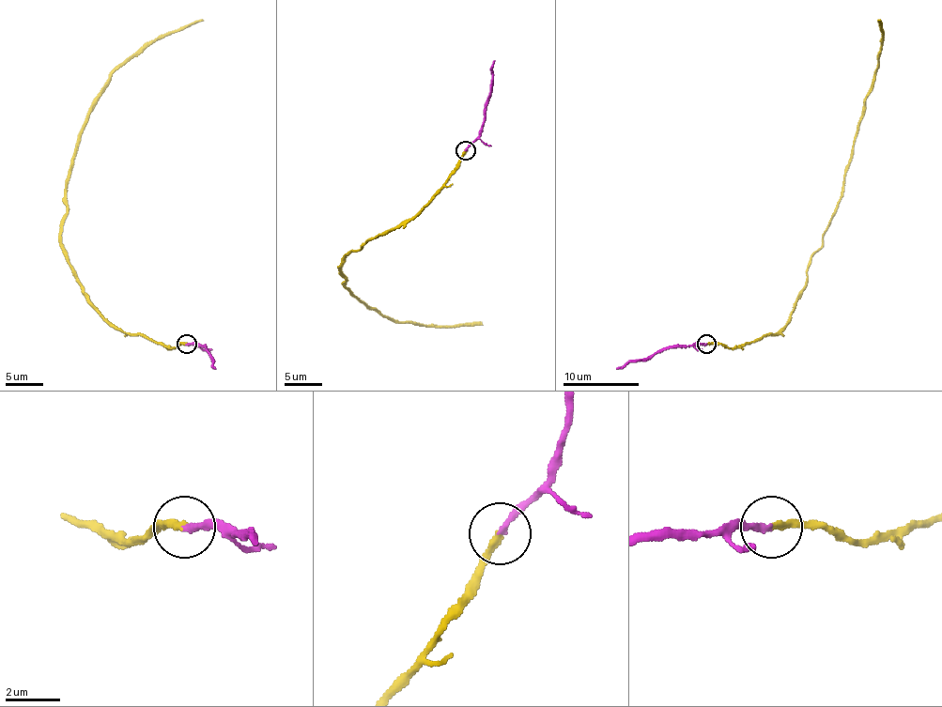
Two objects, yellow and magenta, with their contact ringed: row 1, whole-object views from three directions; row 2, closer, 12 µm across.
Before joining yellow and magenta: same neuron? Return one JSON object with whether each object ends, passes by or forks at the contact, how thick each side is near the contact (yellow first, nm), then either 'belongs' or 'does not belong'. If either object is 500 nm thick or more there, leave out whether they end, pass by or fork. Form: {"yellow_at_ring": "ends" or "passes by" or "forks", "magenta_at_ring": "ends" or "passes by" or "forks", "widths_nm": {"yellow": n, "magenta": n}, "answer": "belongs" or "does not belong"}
{"yellow_at_ring": "ends", "magenta_at_ring": "ends", "widths_nm": {"yellow": 240, "magenta": 220}, "answer": "belongs"}

